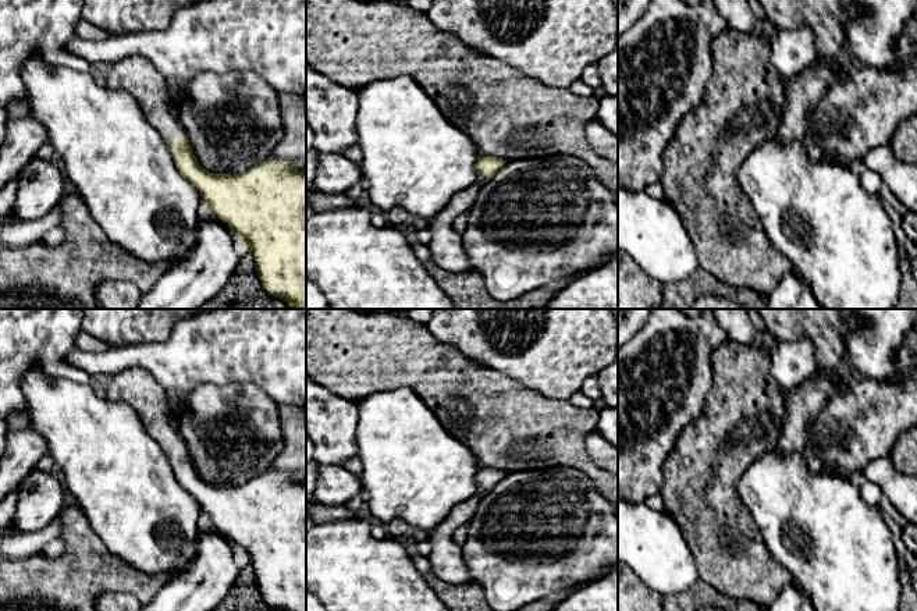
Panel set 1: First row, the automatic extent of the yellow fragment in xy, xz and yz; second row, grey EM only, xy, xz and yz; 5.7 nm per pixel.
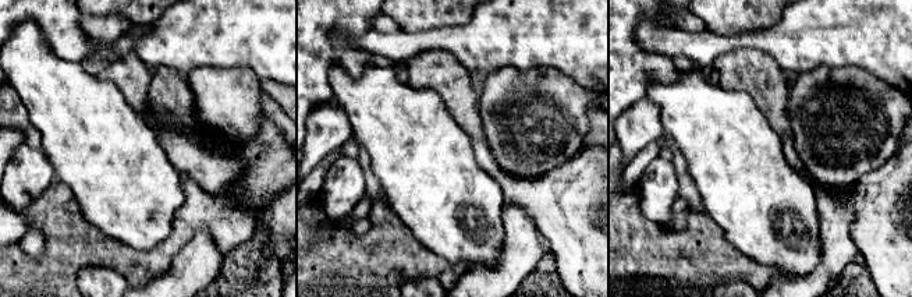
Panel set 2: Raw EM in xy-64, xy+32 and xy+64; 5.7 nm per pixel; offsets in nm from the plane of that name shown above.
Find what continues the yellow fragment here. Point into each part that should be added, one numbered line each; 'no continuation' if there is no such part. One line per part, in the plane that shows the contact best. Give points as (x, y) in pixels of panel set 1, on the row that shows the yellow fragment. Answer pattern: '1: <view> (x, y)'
1: xy (137, 75)

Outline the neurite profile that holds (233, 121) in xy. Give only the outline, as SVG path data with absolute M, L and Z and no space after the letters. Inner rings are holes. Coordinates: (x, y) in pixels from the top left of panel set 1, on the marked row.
M250 71L202 72L182 85L178 120L200 167L238 174L270 160L284 135L280 93Z

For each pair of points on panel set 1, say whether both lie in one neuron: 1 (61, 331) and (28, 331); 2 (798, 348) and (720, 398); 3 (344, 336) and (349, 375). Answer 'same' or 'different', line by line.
1: same
2: different
3: same

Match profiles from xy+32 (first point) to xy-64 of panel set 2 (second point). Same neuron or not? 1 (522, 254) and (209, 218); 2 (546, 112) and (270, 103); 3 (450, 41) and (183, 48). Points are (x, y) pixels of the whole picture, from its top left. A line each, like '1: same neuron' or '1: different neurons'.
1: different neurons
2: different neurons
3: same neuron

